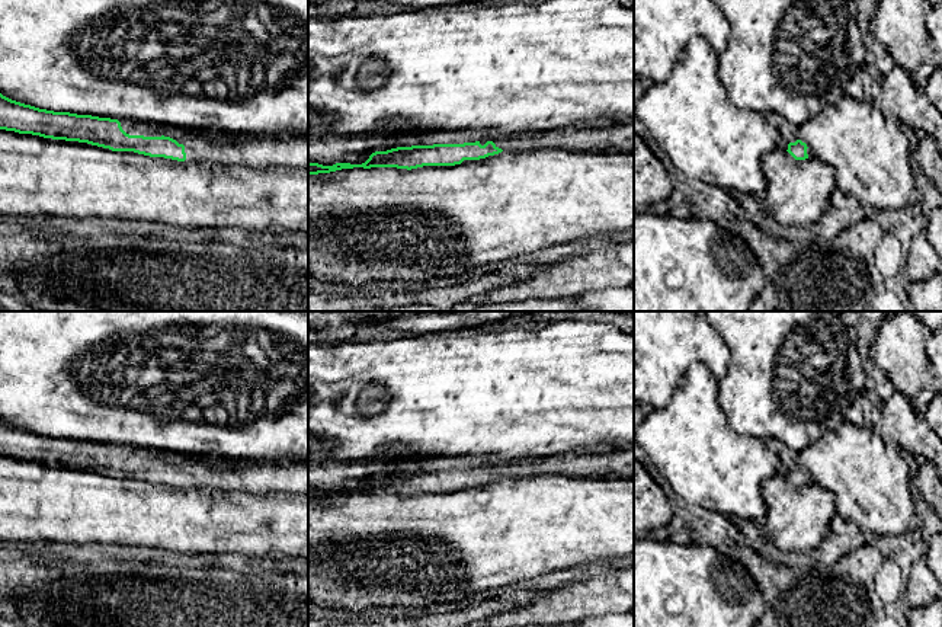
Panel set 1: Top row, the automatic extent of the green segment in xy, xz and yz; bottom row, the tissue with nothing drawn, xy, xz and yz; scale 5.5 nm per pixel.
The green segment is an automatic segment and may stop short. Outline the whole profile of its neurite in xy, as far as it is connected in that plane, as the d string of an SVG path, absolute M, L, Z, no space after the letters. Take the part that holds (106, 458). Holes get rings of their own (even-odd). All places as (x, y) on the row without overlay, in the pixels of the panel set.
M1 419L0 455L52 466L87 468L112 477L134 477L150 483L164 483L177 487L199 486L224 490L243 490L249 493L265 493L270 490L308 493L308 463L305 461L278 463L225 458L222 463L217 463L211 457L196 454L180 454L174 451L129 445L118 447L92 441L39 435L12 426Z

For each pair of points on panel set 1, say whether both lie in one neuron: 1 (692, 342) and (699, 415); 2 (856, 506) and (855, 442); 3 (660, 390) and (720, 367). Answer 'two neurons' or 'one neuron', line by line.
1: two neurons
2: one neuron
3: one neuron

